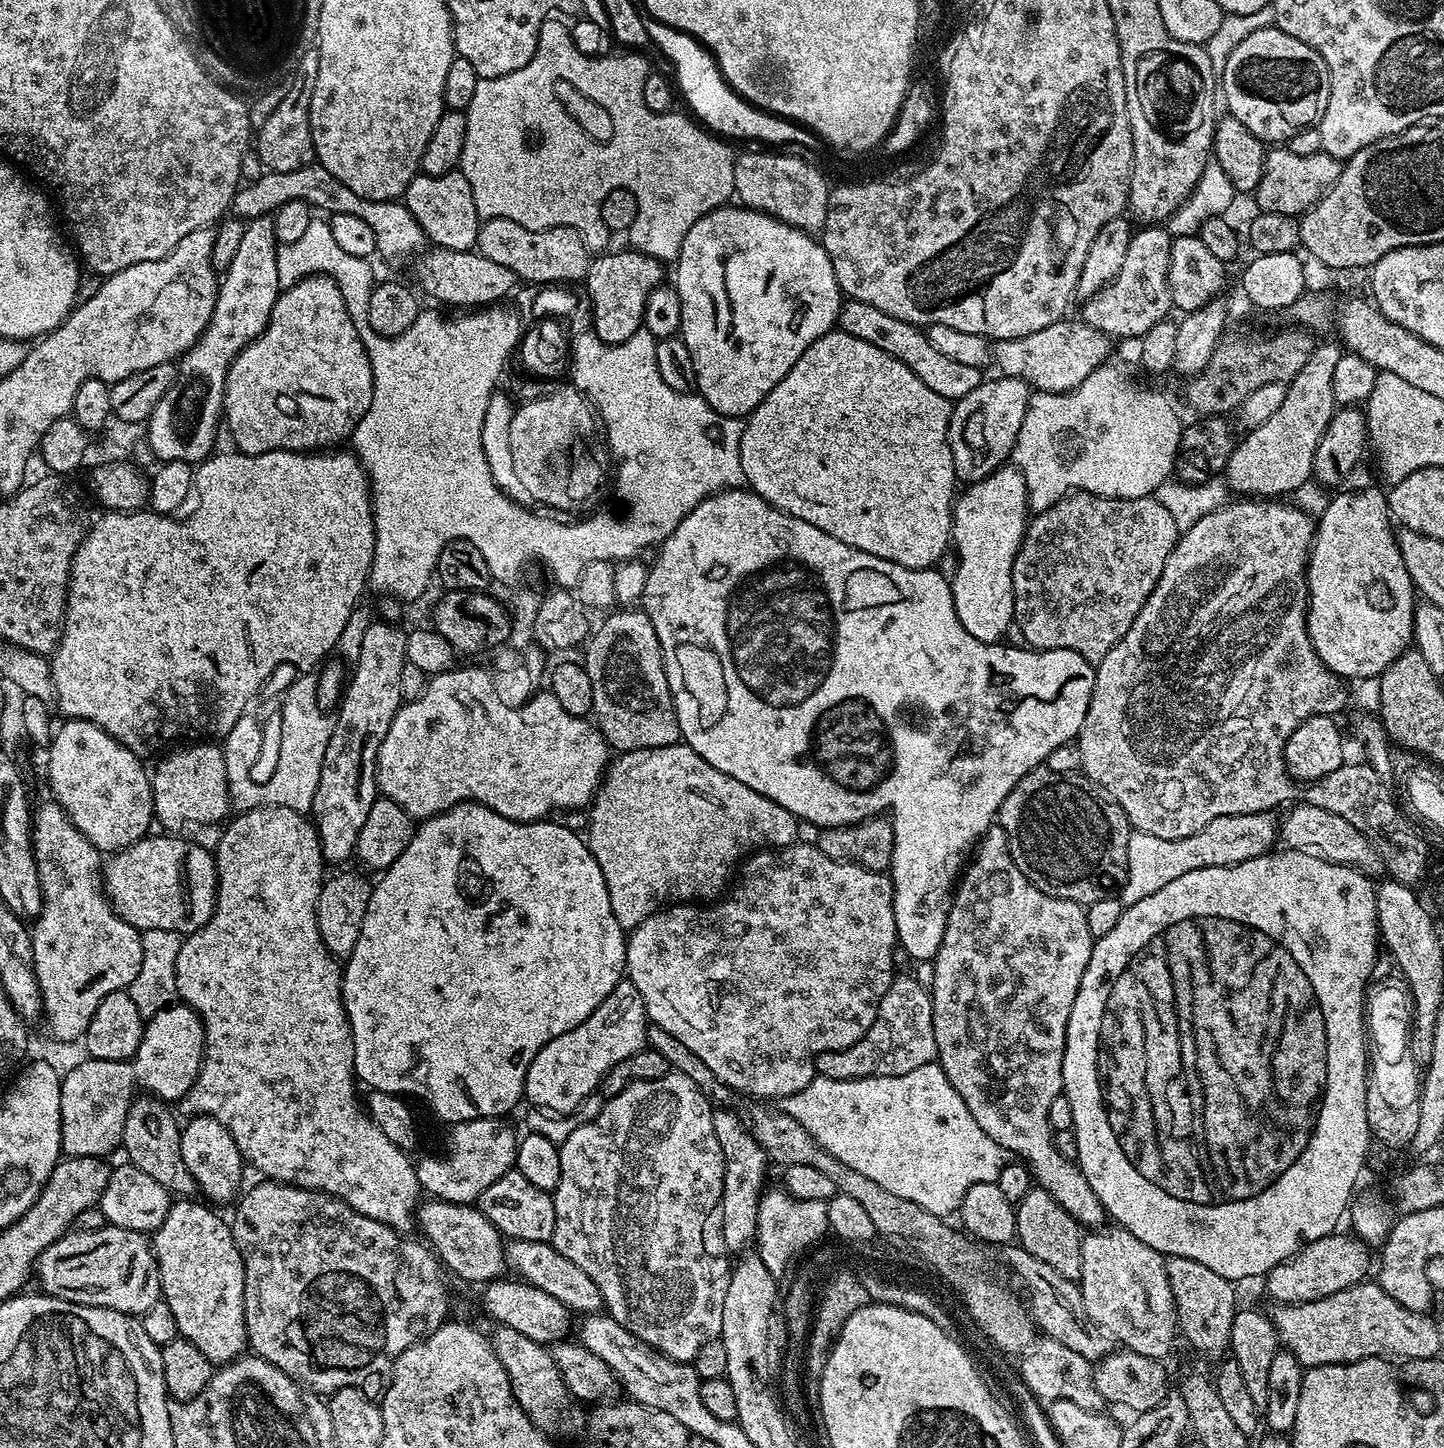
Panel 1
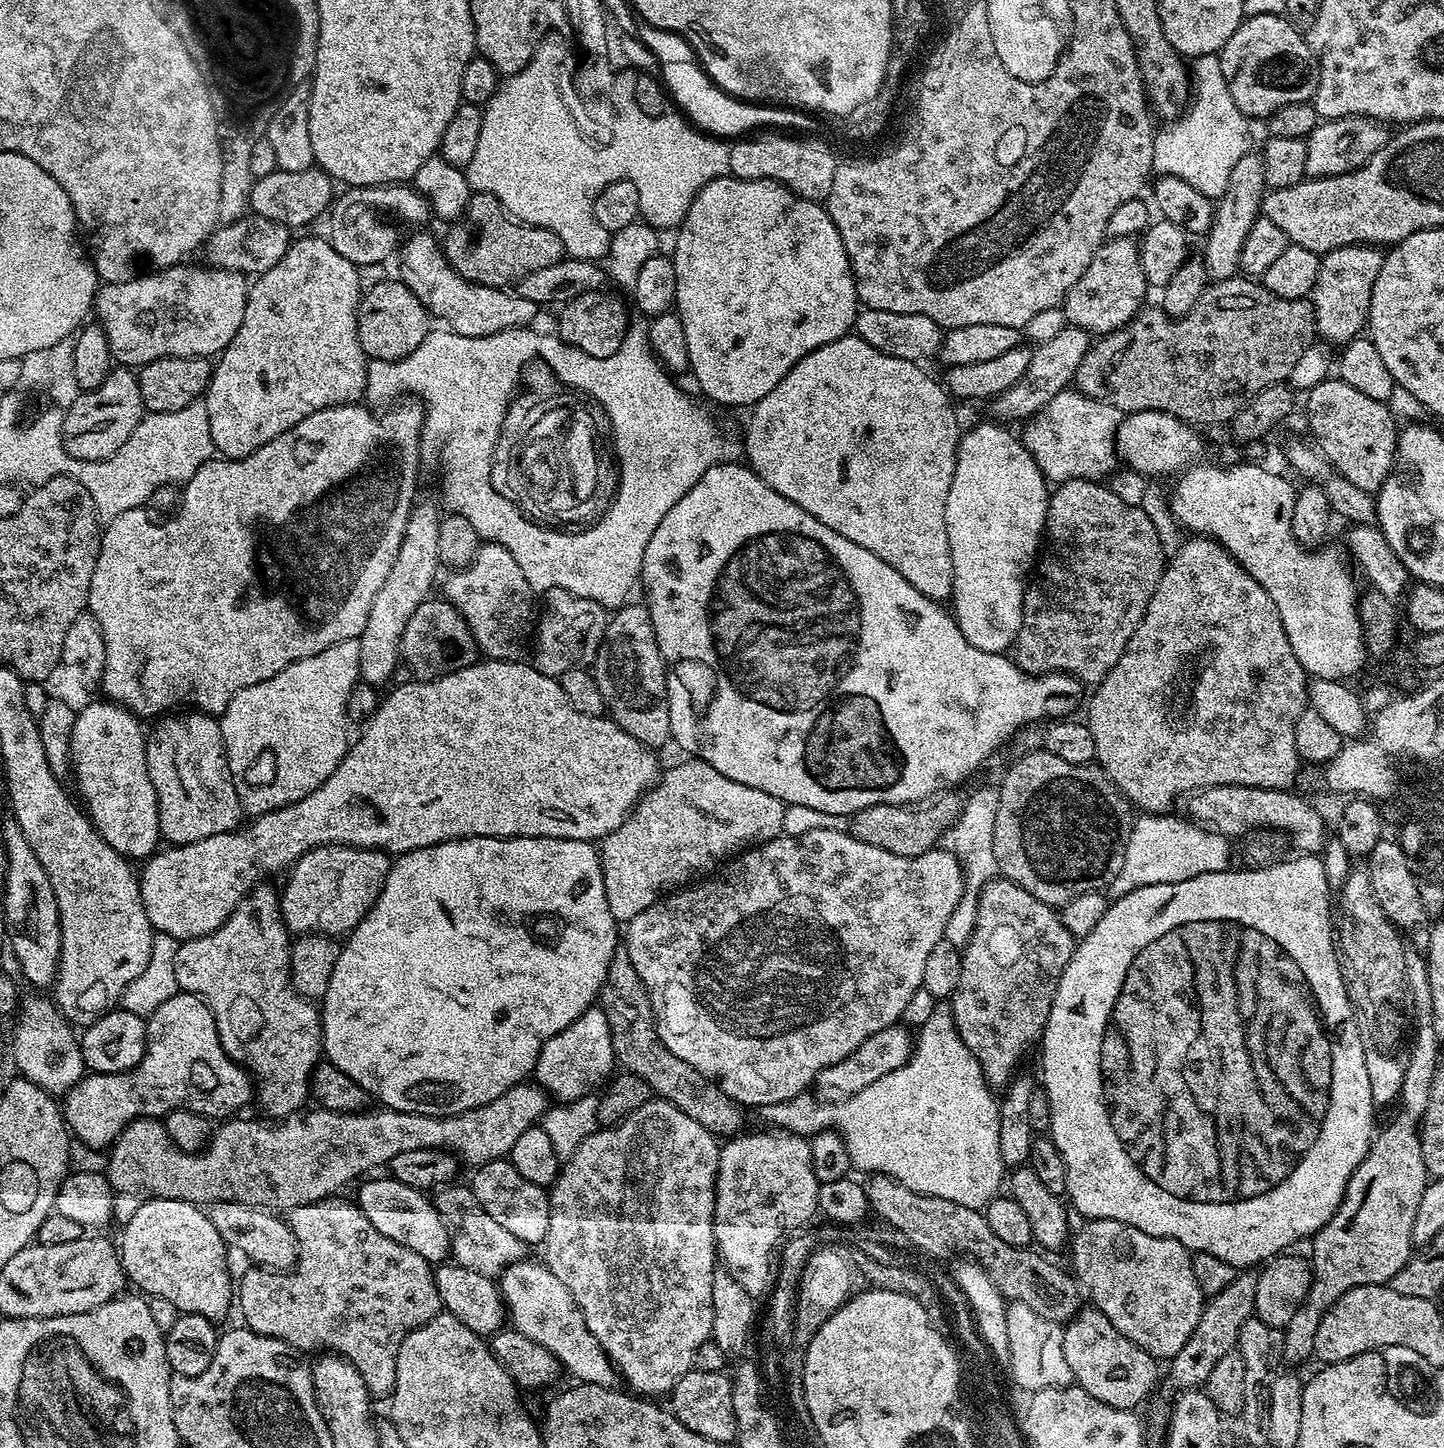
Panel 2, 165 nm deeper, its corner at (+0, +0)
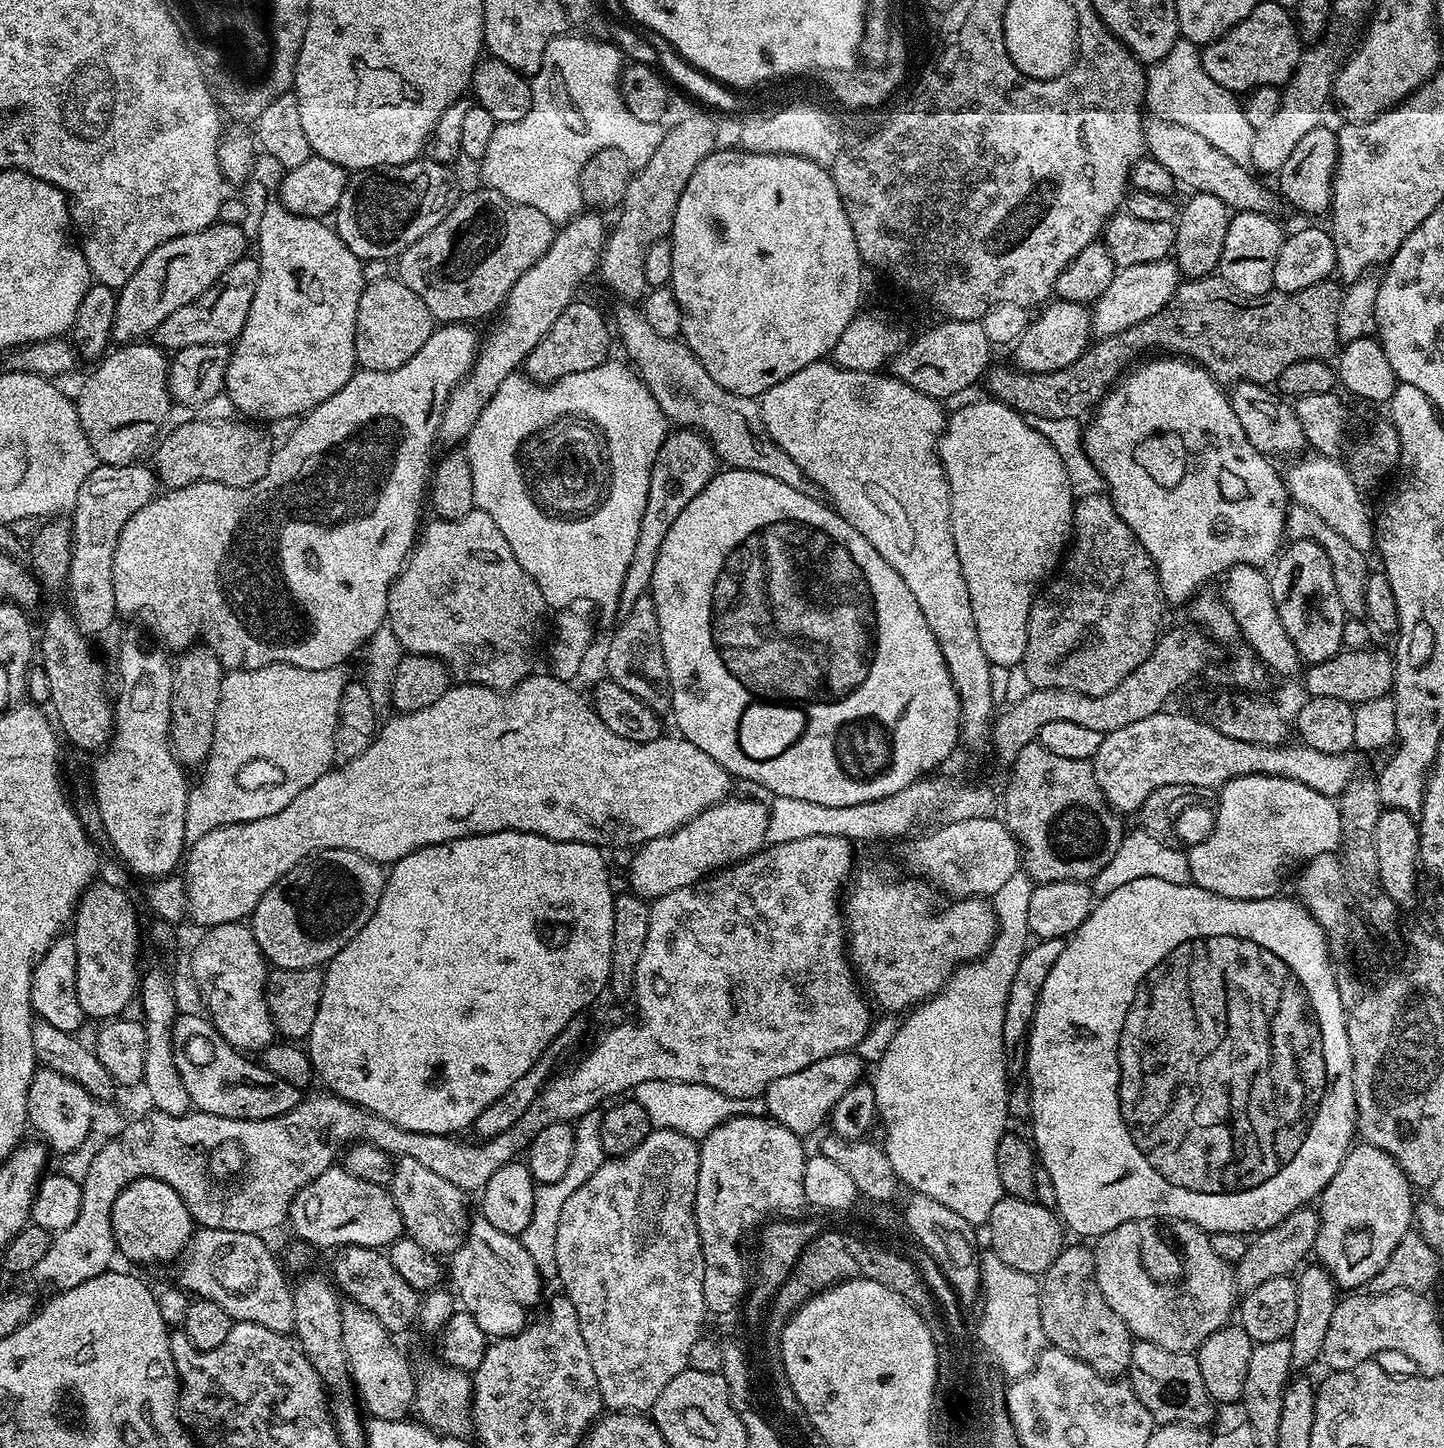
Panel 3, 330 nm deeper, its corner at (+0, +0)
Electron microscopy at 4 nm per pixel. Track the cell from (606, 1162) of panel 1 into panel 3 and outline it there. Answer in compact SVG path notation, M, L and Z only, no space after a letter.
M656 1128L656 1129L655 1129L655 1130L653 1130L653 1131L651 1131L651 1132L649 1132L649 1134L648 1134L648 1136L647 1136L647 1137L646 1137L646 1139L645 1139L645 1140L643 1140L643 1142L641 1142L641 1144L640 1144L640 1145L639 1145L639 1146L637 1146L637 1148L635 1148L635 1149L634 1149L634 1150L630 1150L630 1154L626 1154L626 1155L625 1155L625 1156L617 1156L617 1157L615 1157L615 1158L608 1158L608 1159L605 1159L605 1162L604 1162L604 1164L603 1164L603 1165L602 1165L602 1166L598 1166L598 1170L594 1170L594 1174L590 1174L590 1178L586 1178L586 1182L585 1182L585 1183L584 1183L584 1184L583 1184L583 1185L582 1185L582 1186L578 1186L578 1190L574 1190L574 1194L570 1194L570 1198L566 1198L566 1206L562 1206L562 1214L561 1214L561 1215L560 1215L560 1216L559 1216L559 1217L558 1217L558 1238L557 1238L557 1239L556 1239L556 1276L557 1276L557 1277L558 1277L558 1281L559 1281L559 1280L560 1280L560 1284L561 1284L561 1286L562 1286L562 1287L564 1287L564 1288L561 1288L561 1289L562 1289L562 1292L563 1292L563 1295L565 1295L565 1296L567 1296L567 1297L568 1297L568 1300L569 1300L569 1301L570 1301L570 1302L571 1302L571 1304L572 1304L572 1305L573 1305L573 1306L574 1306L574 1310L575 1310L575 1311L576 1311L576 1313L577 1313L577 1314L578 1314L578 1326L579 1326L579 1327L580 1327L580 1329L581 1329L581 1330L582 1330L582 1338L583 1338L583 1339L584 1339L584 1341L585 1341L585 1342L586 1342L586 1350L590 1350L590 1362L594 1362L594 1378L598 1378L598 1386L599 1386L599 1387L600 1387L600 1397L602 1397L602 1399L603 1399L603 1400L604 1400L604 1408L605 1408L605 1409L608 1409L608 1410L611 1410L611 1411L613 1411L613 1412L631 1412L631 1411L634 1411L634 1412L638 1412L638 1413L641 1413L641 1414L644 1414L644 1413L647 1413L647 1412L648 1412L648 1411L649 1411L649 1410L651 1410L651 1409L652 1409L652 1407L653 1407L653 1406L654 1406L654 1402L658 1402L658 1394L662 1394L662 1390L666 1390L666 1386L670 1386L670 1378L674 1378L674 1377L675 1377L675 1376L676 1376L676 1375L677 1375L677 1374L678 1374L678 1373L679 1373L679 1372L682 1372L682 1371L684 1371L684 1369L685 1369L685 1368L687 1368L687 1367L688 1367L688 1359L689 1359L689 1358L690 1358L690 1346L694 1346L694 1342L698 1342L698 1341L699 1341L699 1340L700 1340L700 1338L701 1338L701 1335L702 1335L702 1333L703 1333L703 1332L704 1332L704 1331L705 1331L705 1328L704 1328L704 1316L705 1316L705 1317L707 1317L707 1316L708 1316L708 1315L709 1315L709 1310L708 1310L708 1307L707 1307L707 1306L706 1306L706 1298L705 1298L705 1297L704 1297L704 1294L703 1294L703 1292L702 1292L702 1278L703 1278L703 1277L704 1277L704 1259L703 1259L703 1258L702 1258L702 1242L701 1242L701 1241L700 1241L700 1235L699 1235L699 1234L698 1234L698 1226L697 1226L697 1225L696 1225L696 1215L695 1215L695 1214L694 1214L694 1213L693 1213L693 1212L692 1212L692 1211L693 1211L693 1210L694 1210L694 1198L695 1198L695 1197L696 1197L696 1187L697 1187L697 1186L698 1186L698 1166L699 1166L699 1165L700 1165L700 1146L699 1146L699 1143L697 1143L697 1141L696 1141L696 1140L695 1140L695 1139L692 1139L692 1138L691 1138L691 1137L689 1137L689 1136L687 1136L687 1135L686 1135L686 1134L684 1134L684 1133L678 1133L678 1132L676 1132L676 1131L675 1131L675 1130L674 1130L674 1129L672 1129L672 1128Z

